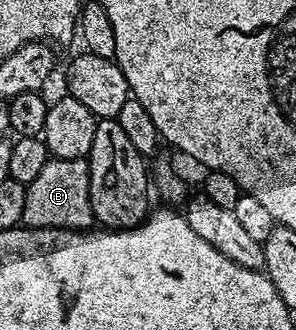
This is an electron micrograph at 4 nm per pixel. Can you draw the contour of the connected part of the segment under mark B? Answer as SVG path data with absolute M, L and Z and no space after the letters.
M48 158L45 169L27 184L23 223L28 227L60 227L66 231L86 231L95 223L89 201L91 170L86 159Z

